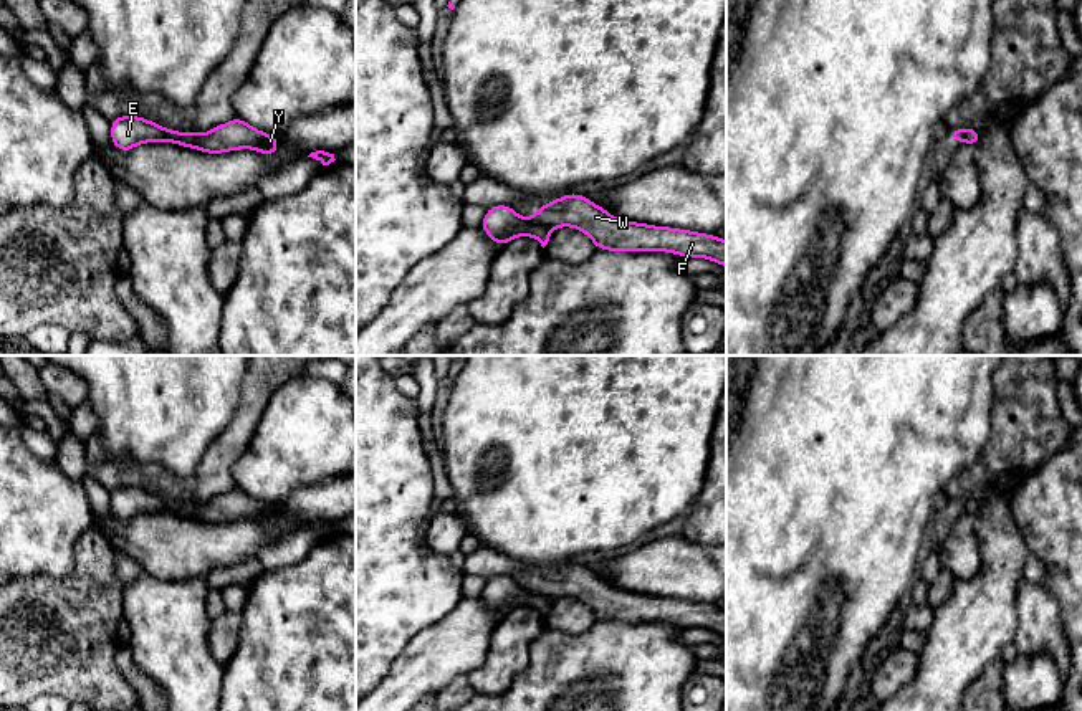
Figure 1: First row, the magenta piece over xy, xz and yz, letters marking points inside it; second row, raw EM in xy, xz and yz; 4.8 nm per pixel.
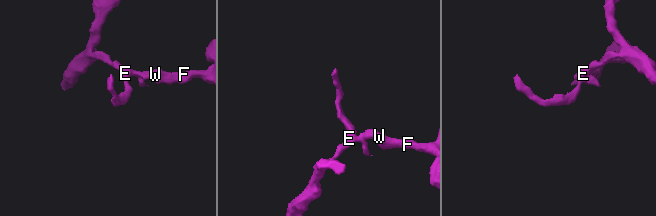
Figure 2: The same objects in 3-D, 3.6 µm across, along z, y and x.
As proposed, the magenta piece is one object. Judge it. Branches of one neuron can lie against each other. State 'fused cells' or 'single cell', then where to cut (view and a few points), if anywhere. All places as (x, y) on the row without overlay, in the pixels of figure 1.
fused cells; cut in xz along (530, 591), (550, 601)

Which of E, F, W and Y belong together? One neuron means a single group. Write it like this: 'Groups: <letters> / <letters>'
Groups: E / F W Y

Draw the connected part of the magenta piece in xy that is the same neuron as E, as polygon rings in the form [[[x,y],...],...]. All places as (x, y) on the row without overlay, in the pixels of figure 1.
[[[119,486],[111,491],[111,513],[122,523],[146,513],[167,513],[165,498],[141,486]]]

